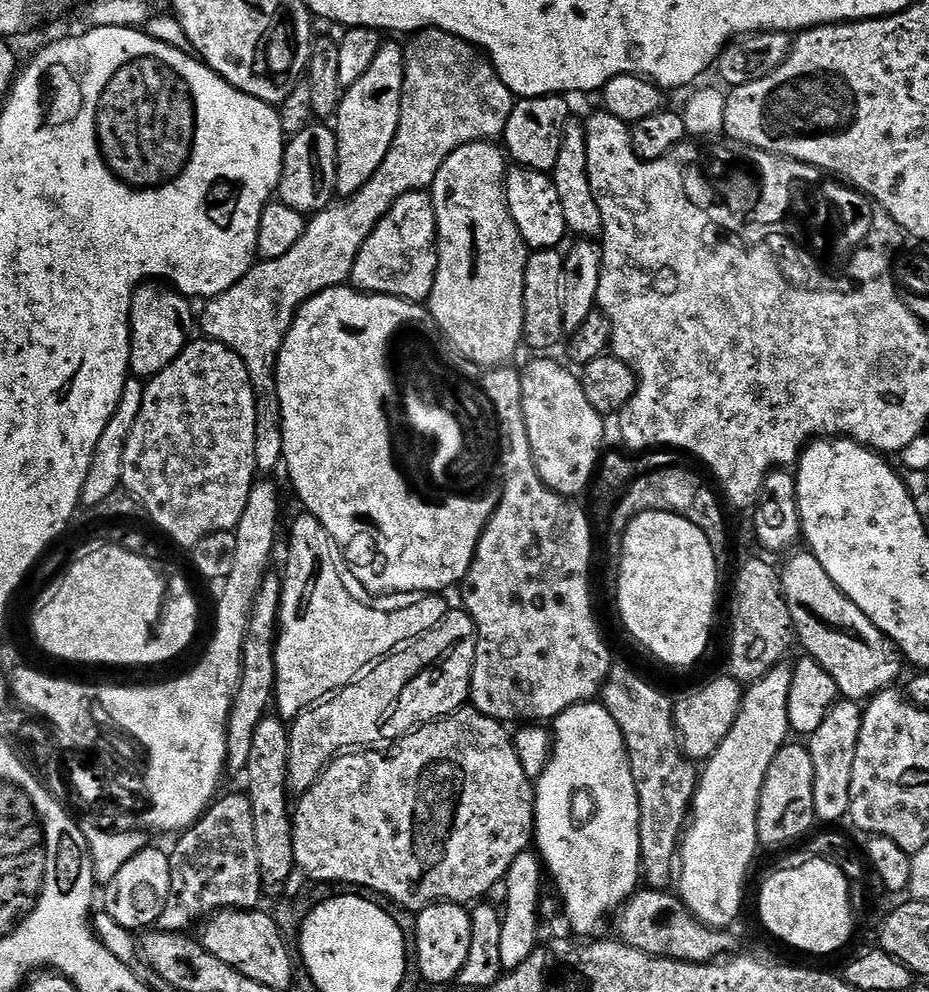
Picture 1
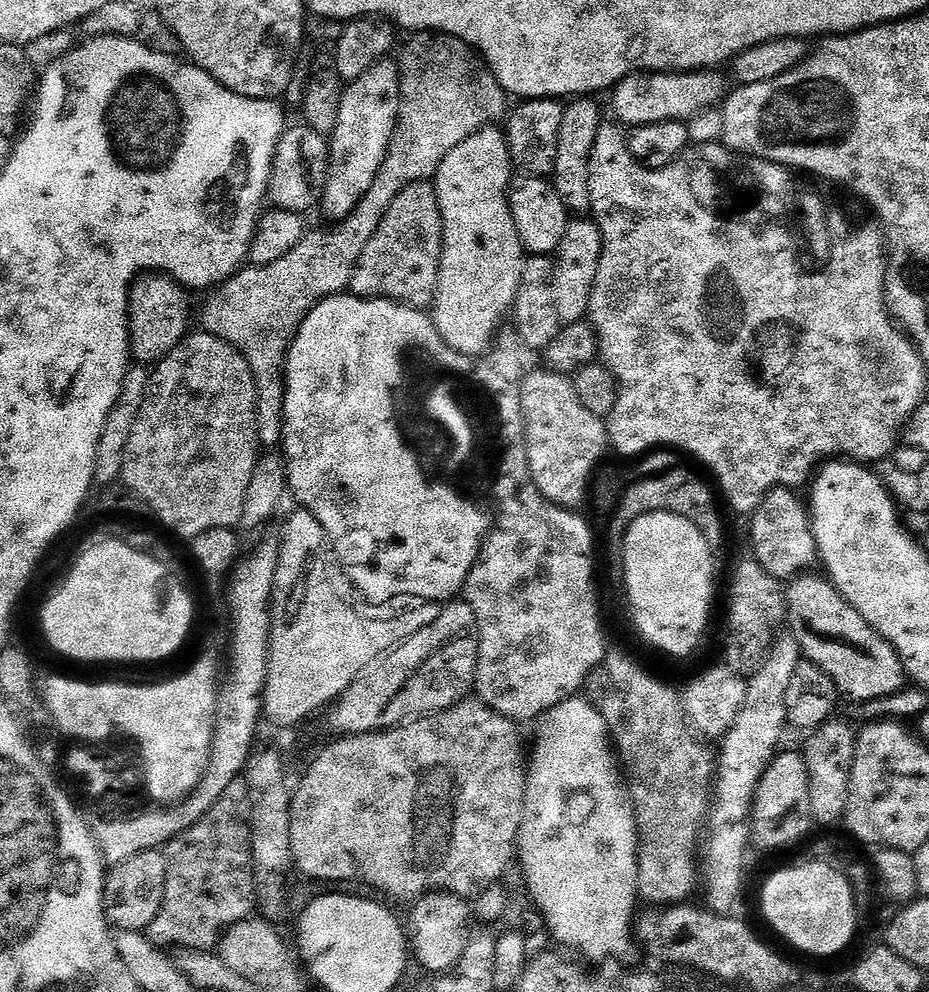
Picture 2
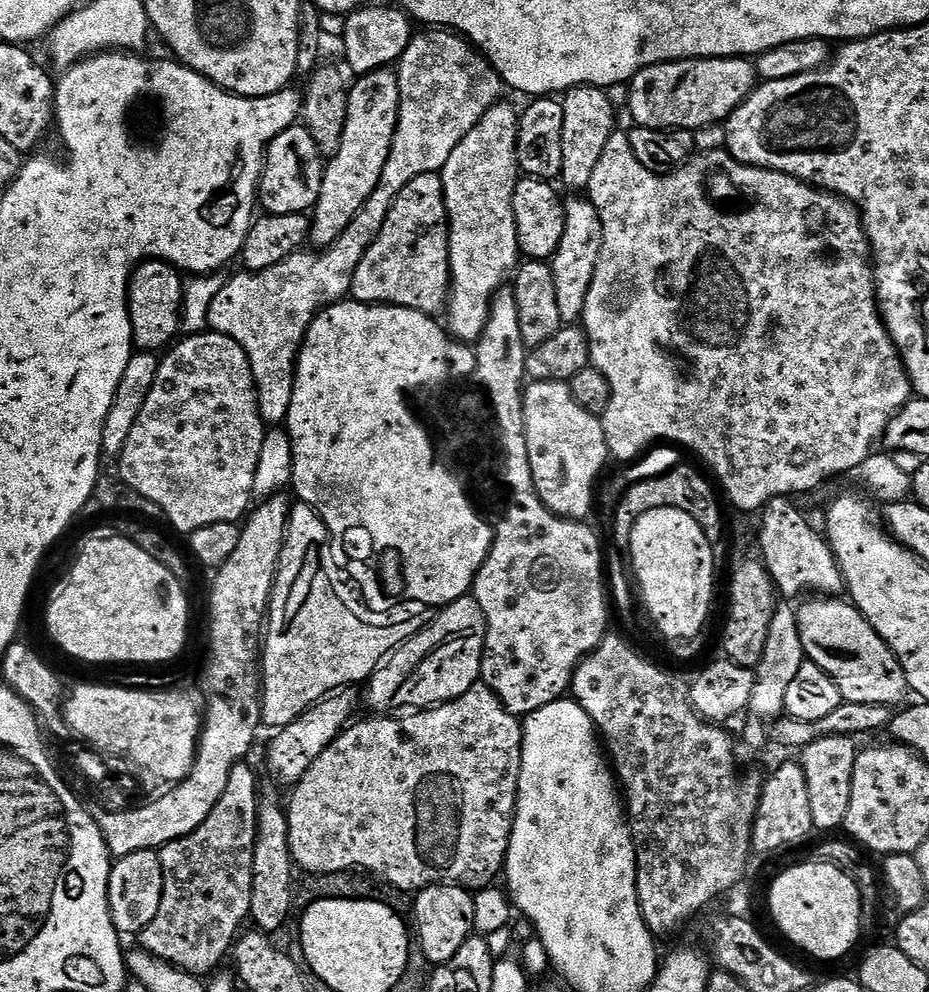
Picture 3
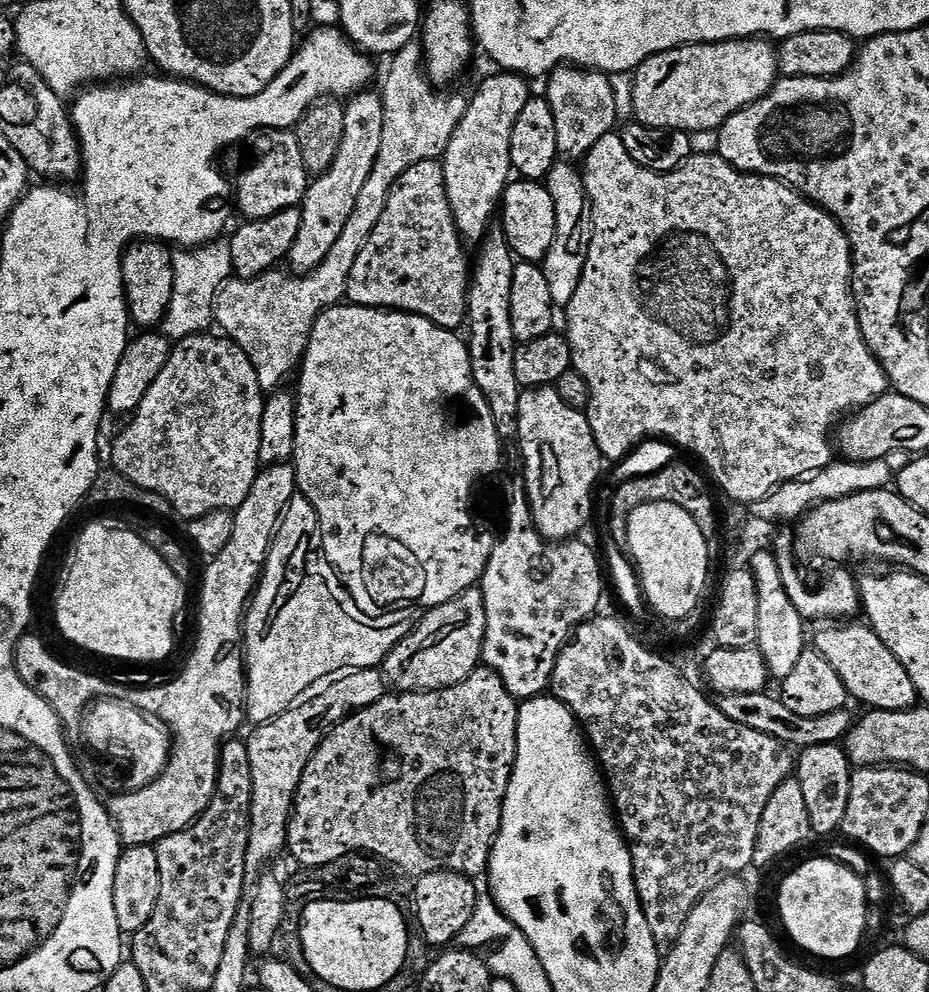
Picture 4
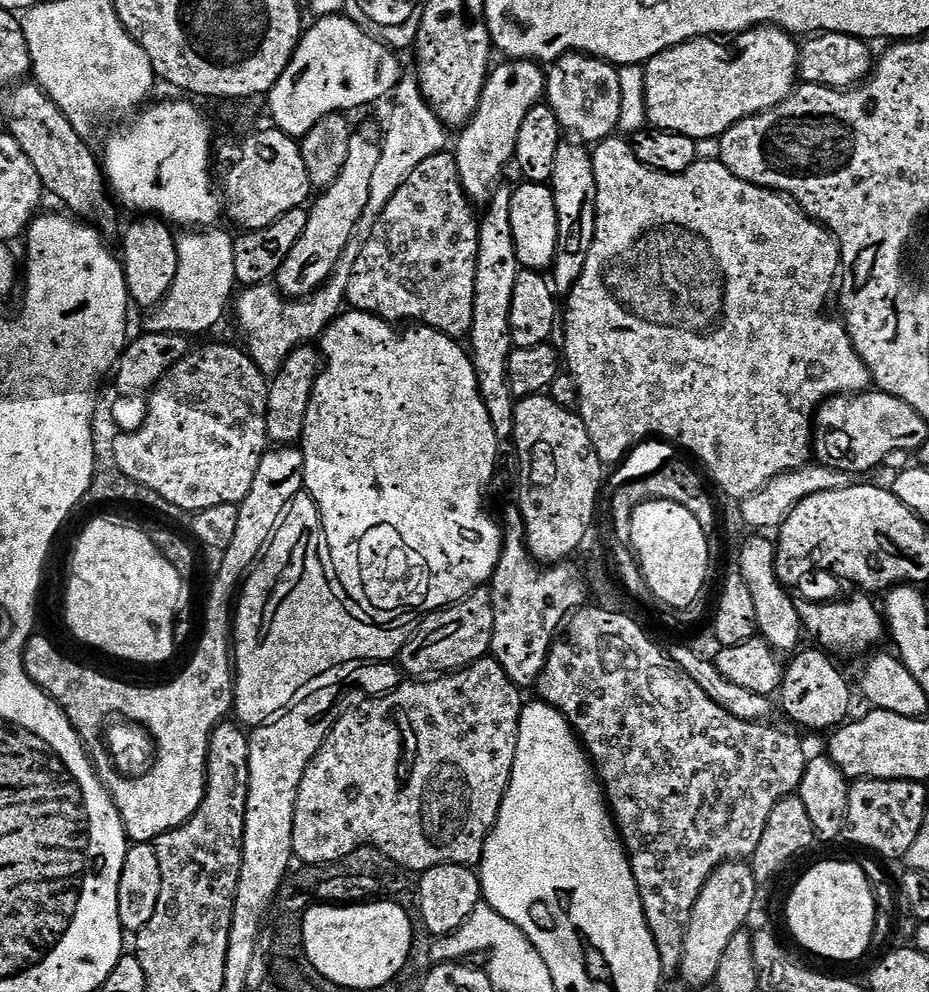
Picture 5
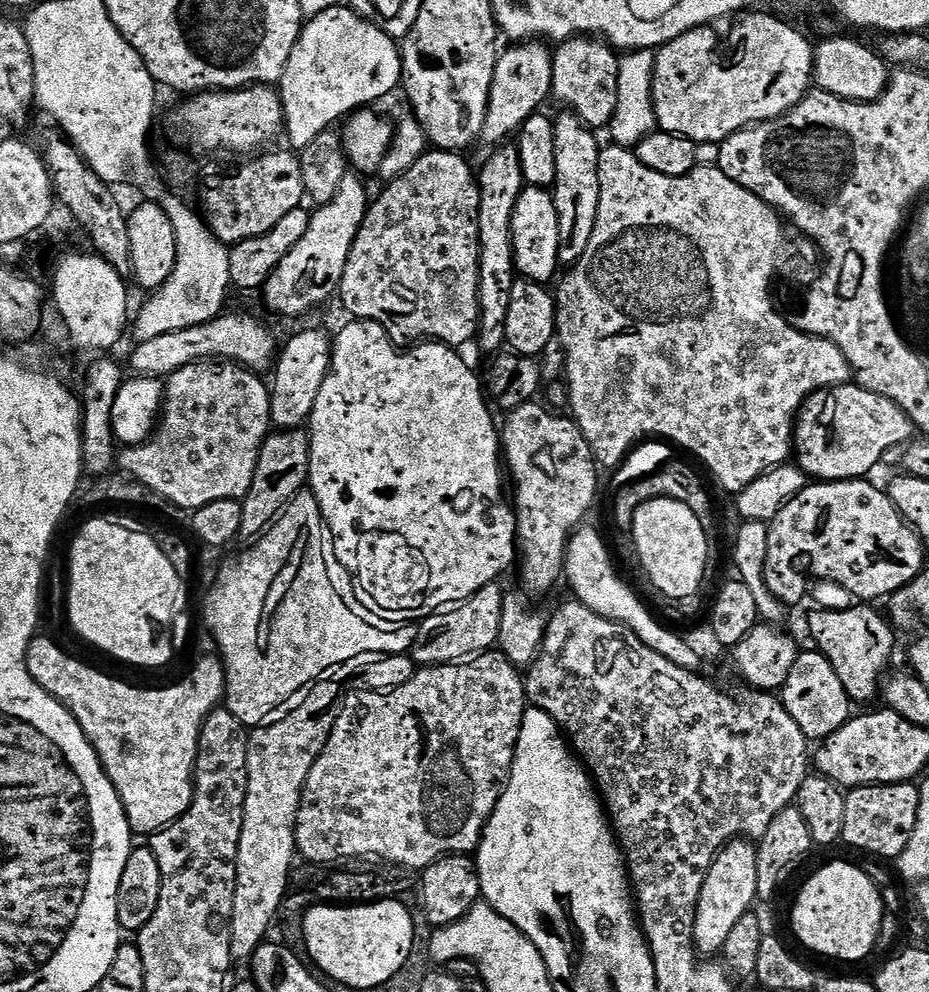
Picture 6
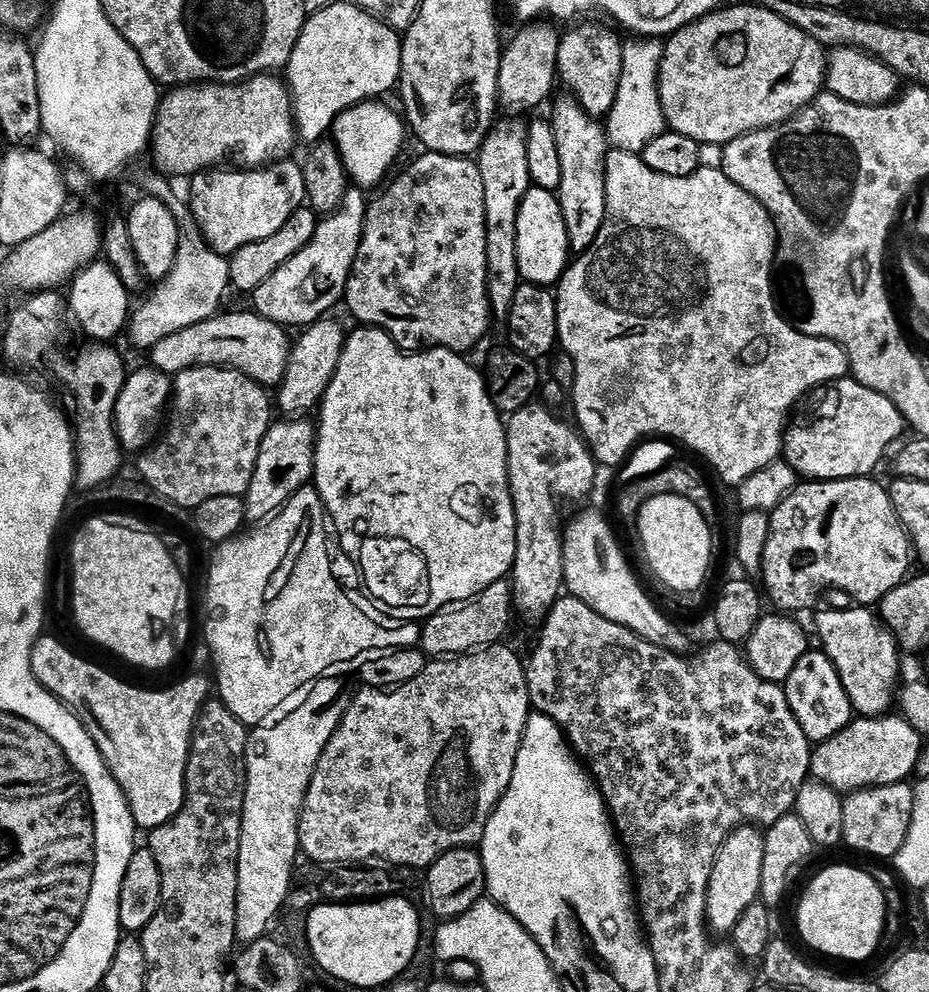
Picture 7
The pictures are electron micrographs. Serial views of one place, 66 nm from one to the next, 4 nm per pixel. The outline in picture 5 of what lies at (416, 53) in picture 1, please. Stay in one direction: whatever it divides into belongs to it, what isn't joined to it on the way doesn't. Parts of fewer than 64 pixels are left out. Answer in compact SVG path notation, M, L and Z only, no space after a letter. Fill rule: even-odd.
M405 75L396 86L390 97L392 109L388 112L388 129L385 127L380 141L380 157L374 170L374 178L370 181L370 196L366 202L364 213L356 224L356 231L367 234L372 231L374 222L382 214L386 202L394 198L394 194L414 174L414 166L426 162L434 154L445 151L449 133L444 123L434 114L434 110L424 101L420 92L420 81L415 75ZM354 238L350 241L348 249L338 262L336 273L328 279L324 287L313 292L311 296L285 298L279 288L266 283L245 287L235 297L236 324L244 335L243 343L246 345L248 357L258 366L261 376L265 378L275 376L276 371L283 368L290 353L296 348L311 345L313 341L323 336L325 328L341 315L346 304L352 267L360 253L360 245L359 239Z

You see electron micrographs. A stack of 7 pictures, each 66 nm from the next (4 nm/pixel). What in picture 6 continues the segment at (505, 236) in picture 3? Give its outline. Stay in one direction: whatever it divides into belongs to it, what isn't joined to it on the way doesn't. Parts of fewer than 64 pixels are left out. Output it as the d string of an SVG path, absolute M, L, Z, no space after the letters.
M539 39L527 42L516 42L499 53L496 58L496 69L490 86L488 113L484 129L480 131L483 143L500 146L508 135L519 133L526 118L539 113L544 99L552 96L552 53L553 49Z

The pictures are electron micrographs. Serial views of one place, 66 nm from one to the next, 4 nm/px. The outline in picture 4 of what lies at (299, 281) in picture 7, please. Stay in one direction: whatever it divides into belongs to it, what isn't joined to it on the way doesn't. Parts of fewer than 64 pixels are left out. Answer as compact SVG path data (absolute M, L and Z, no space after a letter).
M365 90L347 101L346 130L342 134L342 150L338 150L338 158L334 158L334 166L323 176L317 176L308 185L308 193L302 201L302 230L290 250L287 263L292 264L291 271L296 274L307 274L317 268L334 250L334 242L342 238L342 230L346 230L346 222L350 222L350 214L354 214L354 206L366 186L366 180L378 162L378 154L382 150L382 132L384 130L384 97L379 91Z

